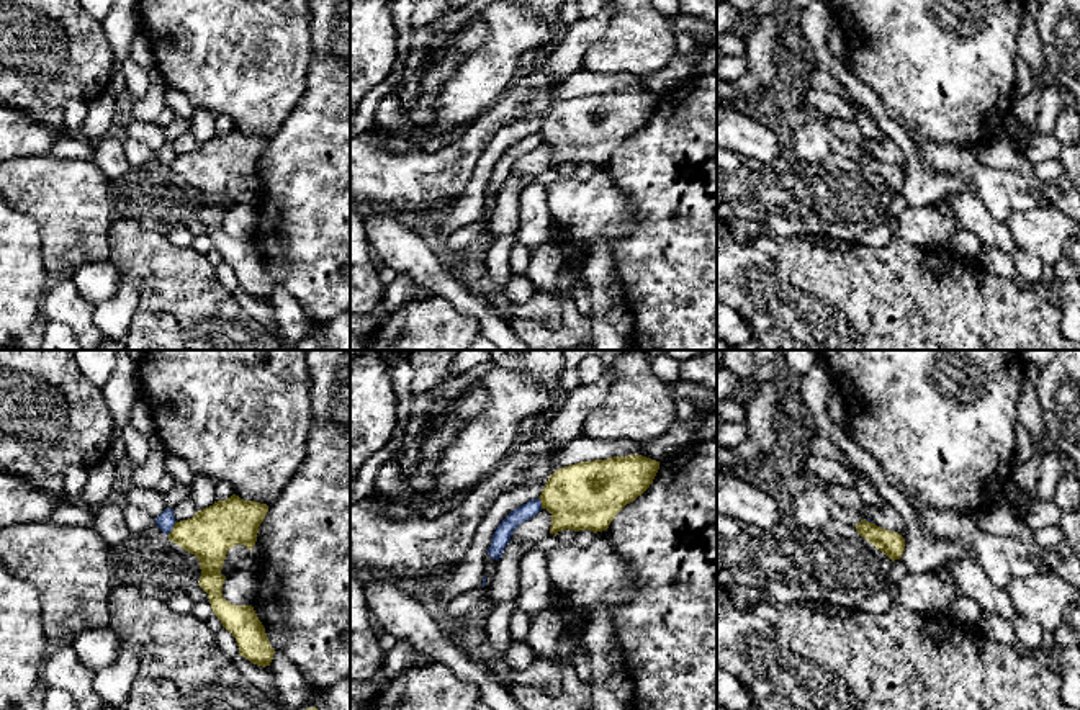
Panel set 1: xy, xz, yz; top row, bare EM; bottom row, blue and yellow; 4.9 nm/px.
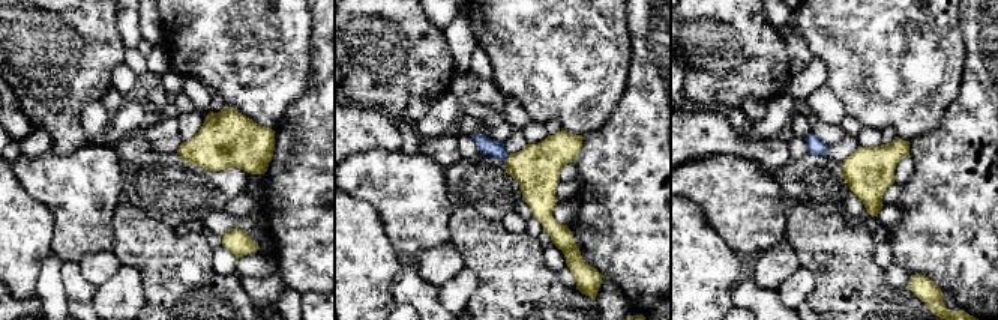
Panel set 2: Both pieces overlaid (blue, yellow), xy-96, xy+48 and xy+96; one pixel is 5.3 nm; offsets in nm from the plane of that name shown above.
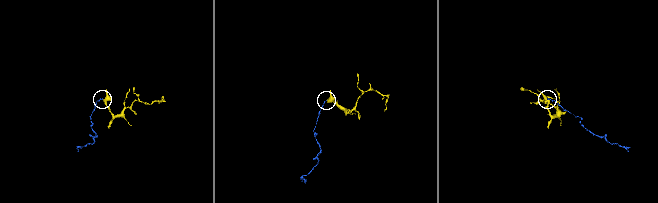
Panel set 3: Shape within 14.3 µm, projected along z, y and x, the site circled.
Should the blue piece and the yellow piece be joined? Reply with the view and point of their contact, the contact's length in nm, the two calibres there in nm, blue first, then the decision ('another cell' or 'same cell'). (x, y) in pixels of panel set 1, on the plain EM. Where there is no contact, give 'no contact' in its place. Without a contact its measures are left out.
meets blue in xy at (172, 161); contact 80 nm long; 90 nm thick on the blue side, 240 nm on the other; another cell

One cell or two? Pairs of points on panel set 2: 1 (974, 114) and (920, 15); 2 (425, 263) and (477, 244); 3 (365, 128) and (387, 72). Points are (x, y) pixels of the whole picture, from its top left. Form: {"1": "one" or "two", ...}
{"1": "two", "2": "two", "3": "two"}

